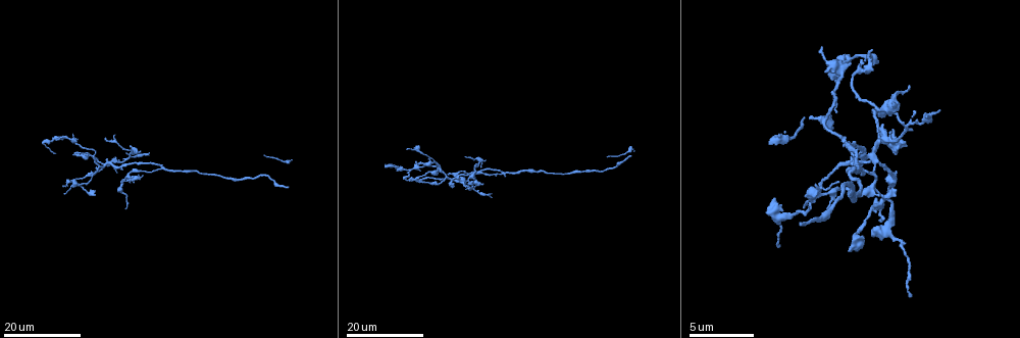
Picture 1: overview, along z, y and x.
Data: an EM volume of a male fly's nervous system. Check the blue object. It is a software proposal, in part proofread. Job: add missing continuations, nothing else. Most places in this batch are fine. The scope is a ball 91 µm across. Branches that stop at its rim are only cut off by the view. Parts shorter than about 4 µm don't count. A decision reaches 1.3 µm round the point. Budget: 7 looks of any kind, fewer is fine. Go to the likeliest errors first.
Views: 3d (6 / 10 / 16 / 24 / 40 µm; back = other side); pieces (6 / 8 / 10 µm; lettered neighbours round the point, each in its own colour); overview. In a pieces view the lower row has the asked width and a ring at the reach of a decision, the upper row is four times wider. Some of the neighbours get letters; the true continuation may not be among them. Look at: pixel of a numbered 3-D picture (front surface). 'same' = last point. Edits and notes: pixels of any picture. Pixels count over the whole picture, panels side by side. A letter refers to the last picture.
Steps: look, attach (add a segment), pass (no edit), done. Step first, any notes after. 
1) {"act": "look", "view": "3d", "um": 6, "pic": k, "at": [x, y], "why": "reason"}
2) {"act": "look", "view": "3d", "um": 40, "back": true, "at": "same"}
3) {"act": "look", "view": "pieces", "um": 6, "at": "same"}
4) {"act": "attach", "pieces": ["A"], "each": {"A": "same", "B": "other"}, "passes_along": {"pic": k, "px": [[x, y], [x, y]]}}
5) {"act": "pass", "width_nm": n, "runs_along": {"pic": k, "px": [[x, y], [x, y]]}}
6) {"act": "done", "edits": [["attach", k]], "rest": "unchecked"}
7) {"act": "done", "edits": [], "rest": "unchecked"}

{"act": "look", "view": "3d", "um": 24, "pic": 1, "at": [107, 137], "why": "end of a long branch"}

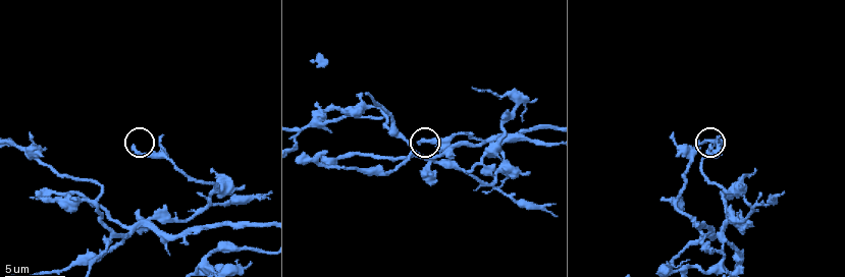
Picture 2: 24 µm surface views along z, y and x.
{"act": "look", "view": "pieces", "um": 8, "pic": 2, "at": [134, 147]}

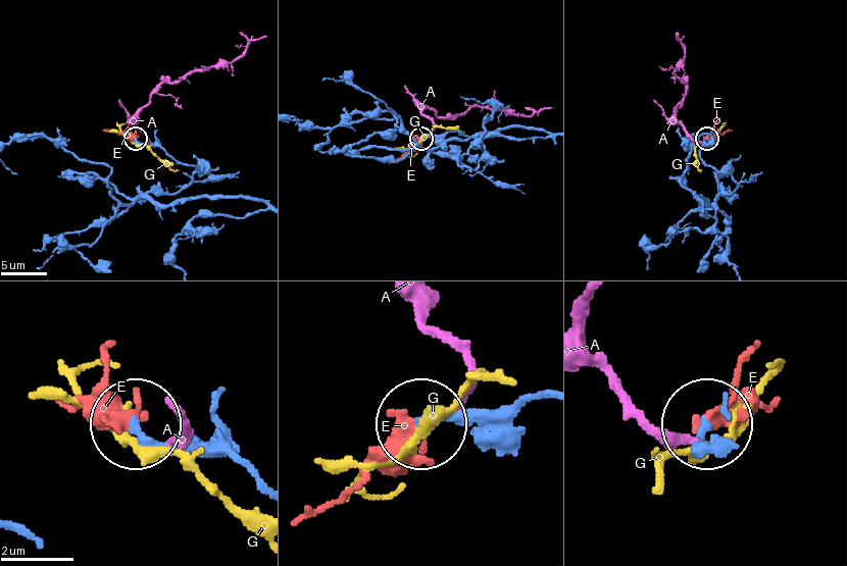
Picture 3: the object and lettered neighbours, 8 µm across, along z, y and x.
{"act": "attach", "pieces": ["E"], "each": {"A": "other", "E": "same", "G": "other"}, "passes_along": {"pic": 3, "px": [[158, 147], [143, 145], [120, 133], [103, 130]]}, "found": "the neuron continues"}

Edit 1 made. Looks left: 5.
{"act": "look", "view": "overview"}

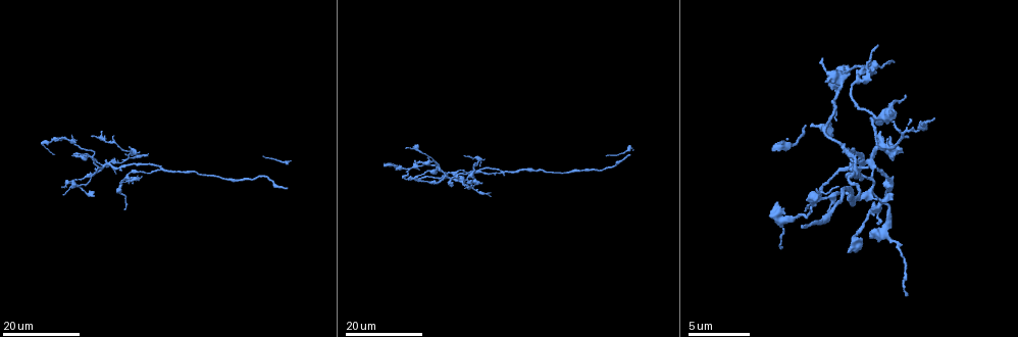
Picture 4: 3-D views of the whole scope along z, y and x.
{"act": "look", "view": "3d", "um": 24, "pic": 4, "at": [417, 163], "why": "branch stops here"}

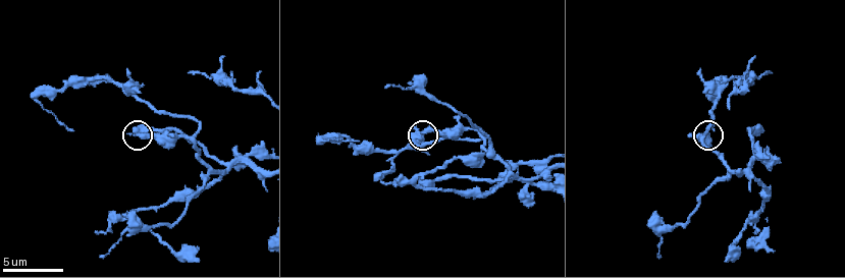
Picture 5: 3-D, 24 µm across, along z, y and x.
{"act": "look", "view": "pieces", "um": 8, "pic": 5, "at": [136, 136]}

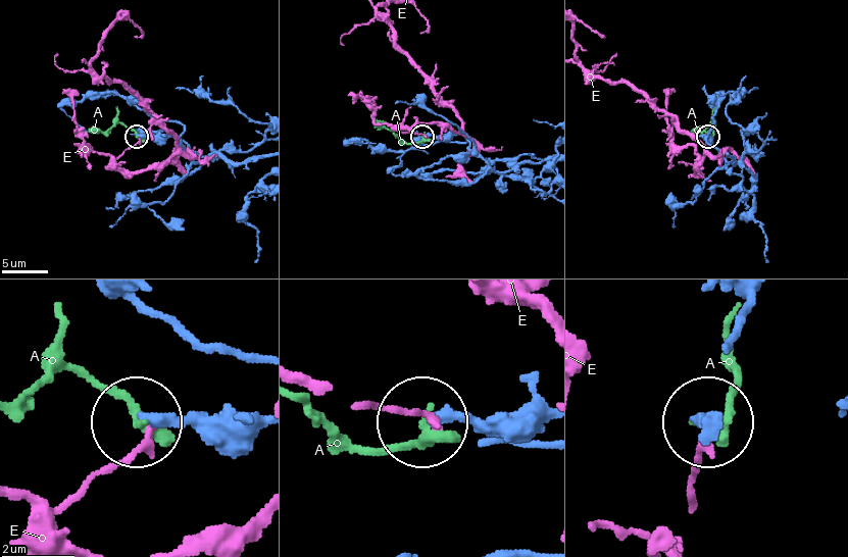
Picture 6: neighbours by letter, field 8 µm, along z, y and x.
{"act": "pass", "each": {"A": "other", "E": "other"}, "found": "no lettered segment goes on from it"}

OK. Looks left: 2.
{"act": "look", "view": "pieces", "um": 8, "pic": 5, "at": [388, 86], "why": "an open end"}

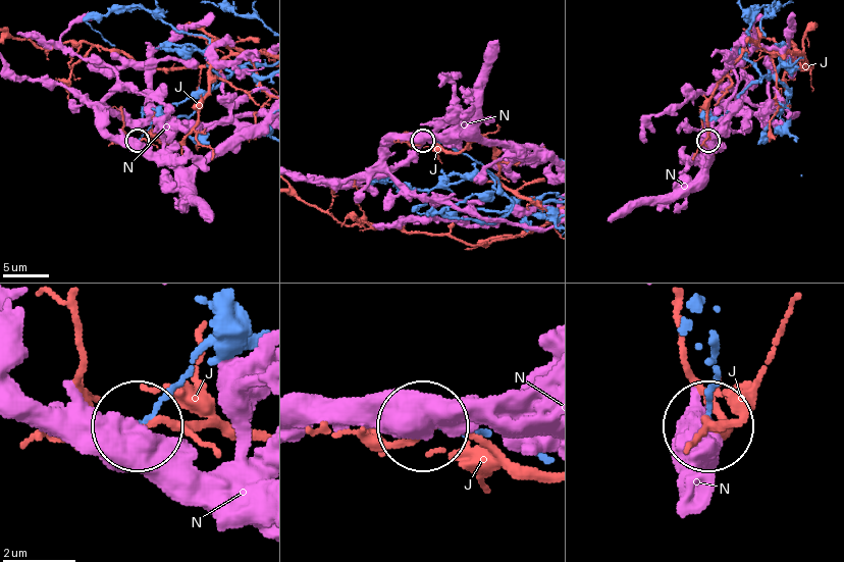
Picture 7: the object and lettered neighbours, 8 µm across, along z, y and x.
{"act": "pass", "each": {"J": "other", "N": "other"}, "found": "no lettered segment goes on from it"}

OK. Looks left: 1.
{"act": "look", "view": "pieces", "um": 10, "pic": 5, "at": [198, 258], "why": "end of a long branch"}

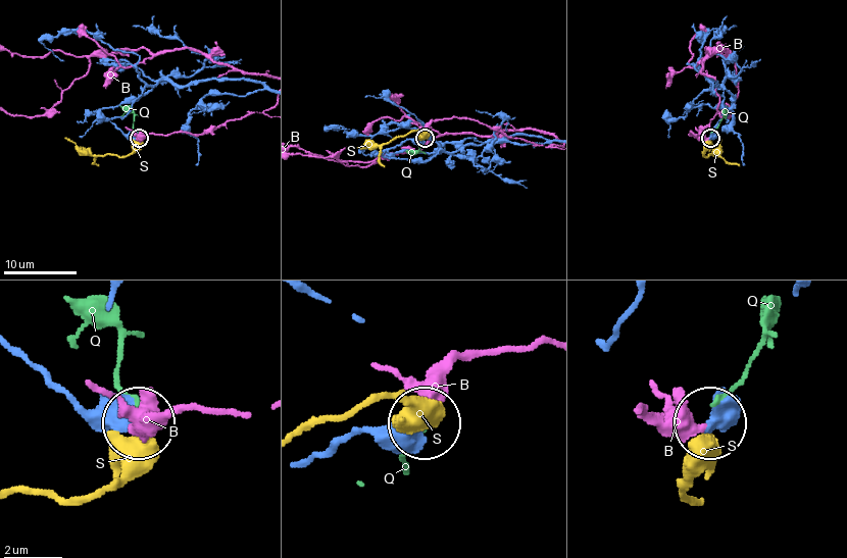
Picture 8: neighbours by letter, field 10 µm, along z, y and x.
{"act": "pass", "each": {"B": "other", "Q": "other", "S": "other"}, "found": "no lettered segment goes on from it"}

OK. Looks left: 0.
{"act": "done", "edits": [["attach", 3]], "rest": "unchecked"}

